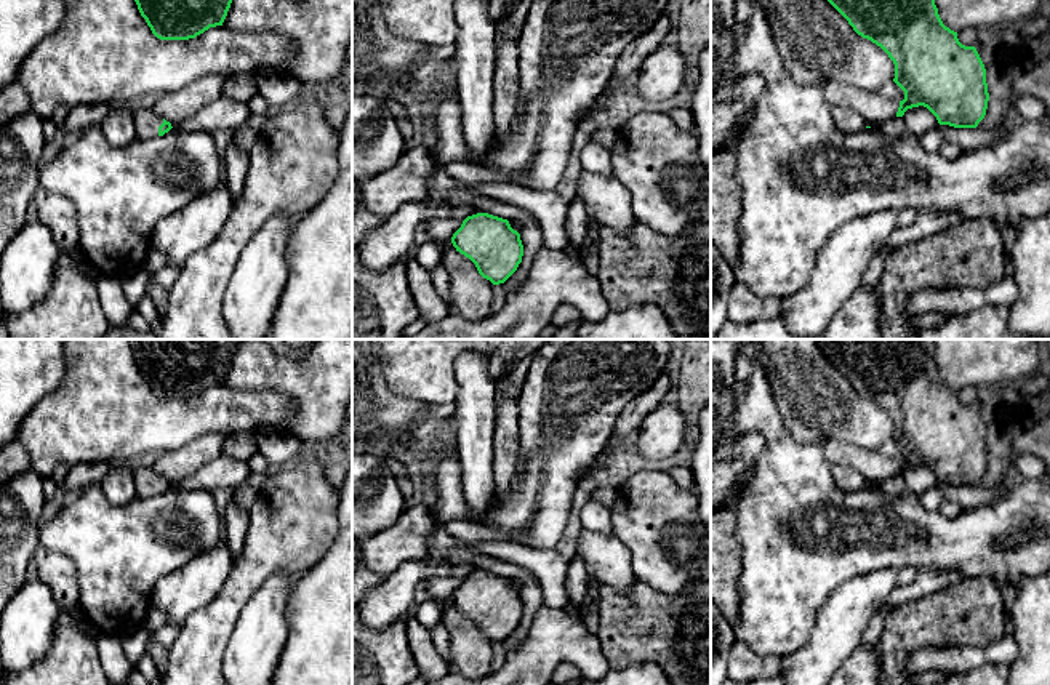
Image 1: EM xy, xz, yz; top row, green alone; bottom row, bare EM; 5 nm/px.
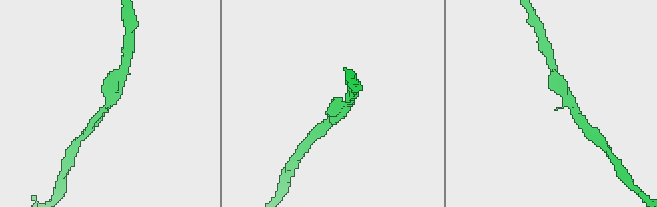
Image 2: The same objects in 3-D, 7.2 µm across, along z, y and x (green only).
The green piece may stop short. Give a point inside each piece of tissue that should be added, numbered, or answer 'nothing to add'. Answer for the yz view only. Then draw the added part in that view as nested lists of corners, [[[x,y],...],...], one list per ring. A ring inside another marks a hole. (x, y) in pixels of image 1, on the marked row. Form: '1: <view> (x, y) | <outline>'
nothing to add

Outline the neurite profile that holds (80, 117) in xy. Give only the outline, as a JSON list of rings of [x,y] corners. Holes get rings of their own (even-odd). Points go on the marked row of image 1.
[[[80,104],[69,110],[64,128],[72,138],[90,126],[98,126],[112,112],[114,106],[109,104]]]

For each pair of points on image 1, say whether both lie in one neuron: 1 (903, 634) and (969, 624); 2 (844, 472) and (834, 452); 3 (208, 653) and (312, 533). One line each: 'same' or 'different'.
1: same
2: different
3: same

